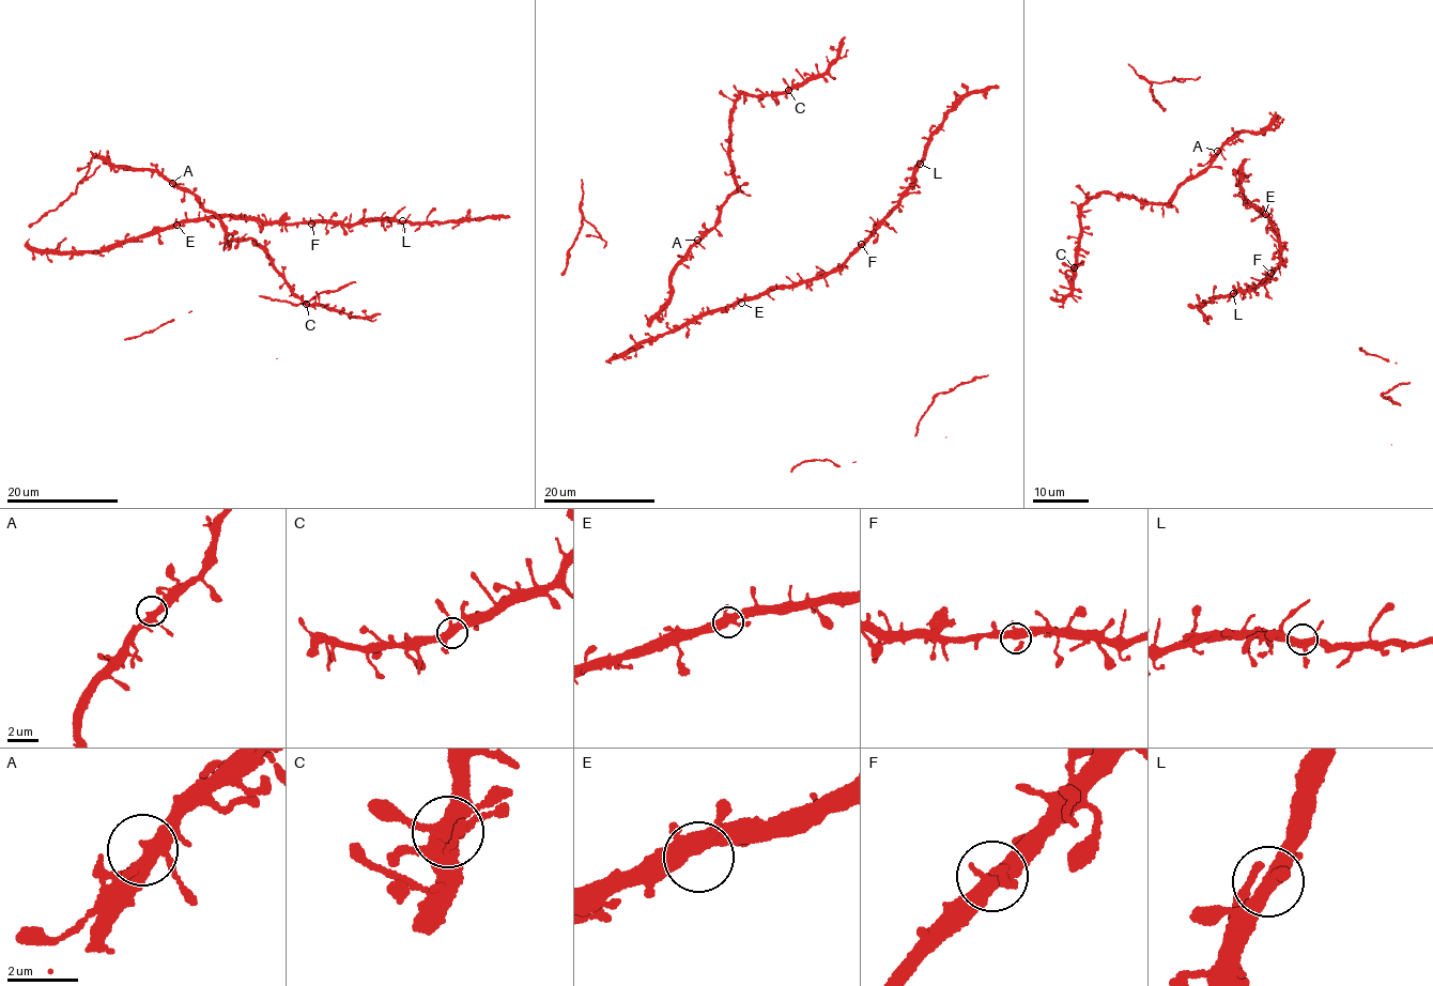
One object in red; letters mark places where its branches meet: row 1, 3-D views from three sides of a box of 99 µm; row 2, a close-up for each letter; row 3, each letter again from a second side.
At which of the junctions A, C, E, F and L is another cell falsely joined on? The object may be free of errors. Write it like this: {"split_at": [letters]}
{"split_at": []}

